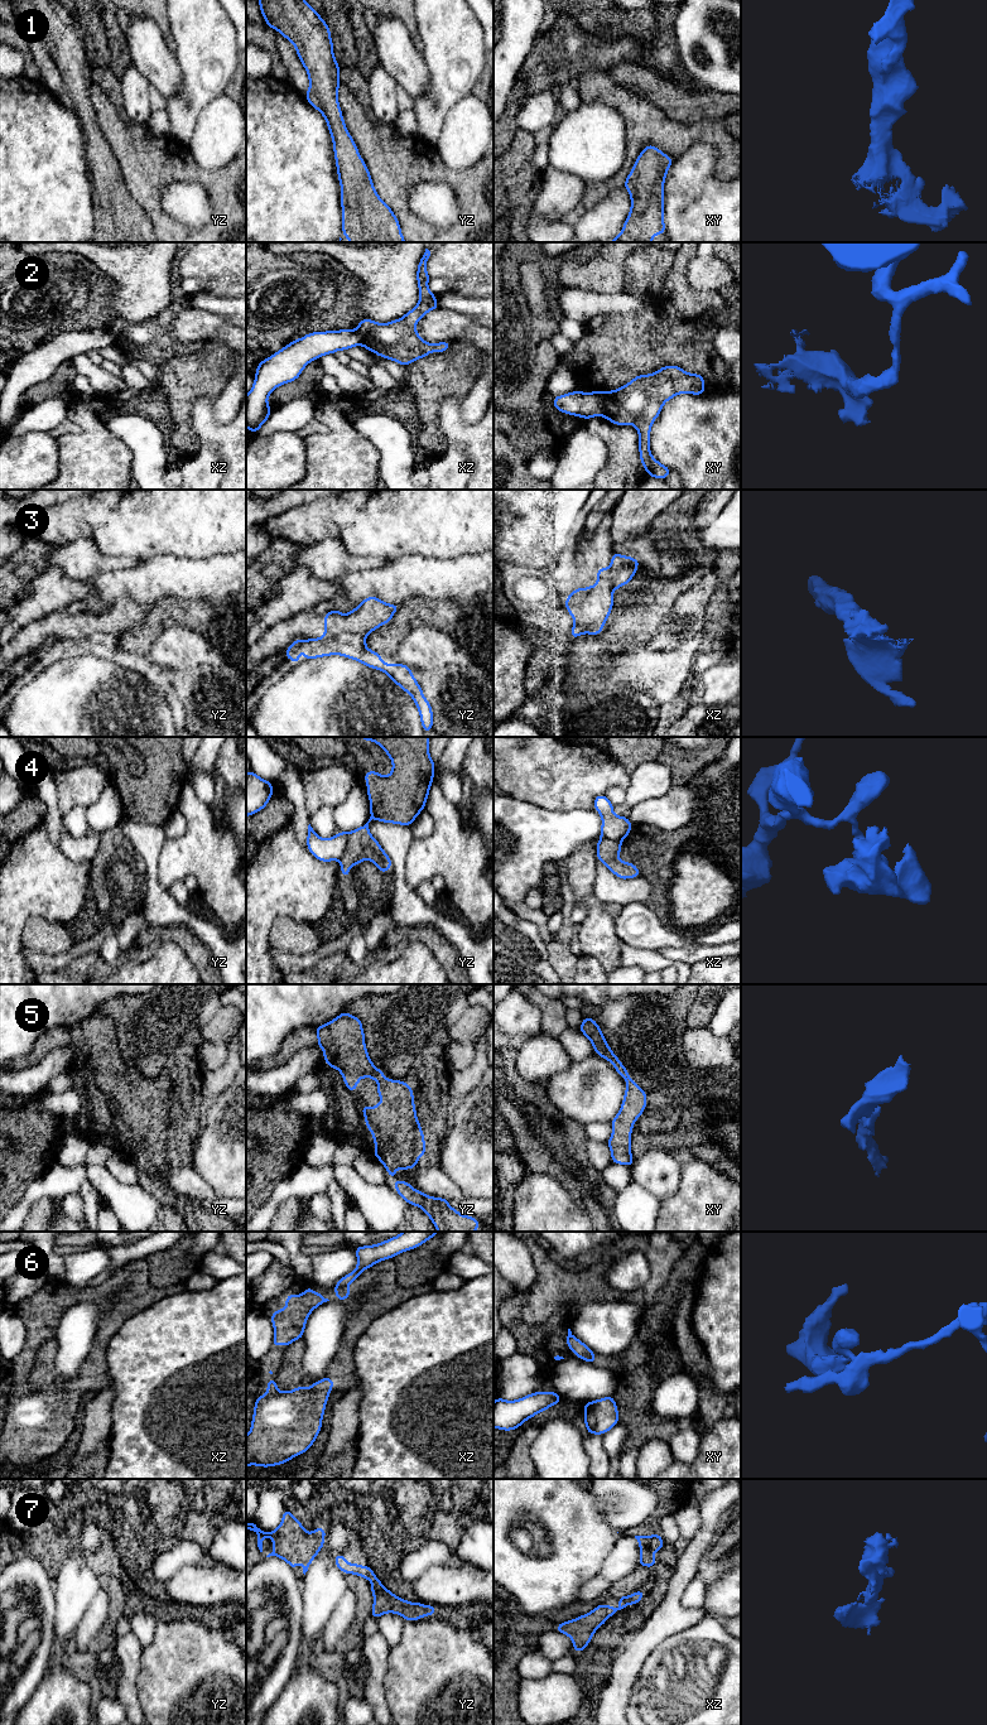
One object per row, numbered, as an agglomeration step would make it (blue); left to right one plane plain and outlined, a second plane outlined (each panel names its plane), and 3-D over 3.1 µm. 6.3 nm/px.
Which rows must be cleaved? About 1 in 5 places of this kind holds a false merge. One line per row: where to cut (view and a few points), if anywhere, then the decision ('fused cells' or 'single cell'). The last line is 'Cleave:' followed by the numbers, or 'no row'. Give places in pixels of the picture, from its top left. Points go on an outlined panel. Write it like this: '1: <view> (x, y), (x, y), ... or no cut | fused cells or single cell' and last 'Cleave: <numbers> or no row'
1: no cut | single cell
2: xy (607, 393), (602, 415) | fused cells
3: no cut | single cell
4: yz (348, 833), (346, 851), (340, 858) | fused cells
5: no cut | single cell
6: xz (346, 1285), (336, 1287) | fused cells
7: no cut | single cell
Cleave: 2, 4, 6

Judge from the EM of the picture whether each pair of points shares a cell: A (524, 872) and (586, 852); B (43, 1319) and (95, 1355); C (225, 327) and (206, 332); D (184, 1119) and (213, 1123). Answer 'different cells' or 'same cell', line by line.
A: different cells
B: same cell
C: same cell
D: different cells

